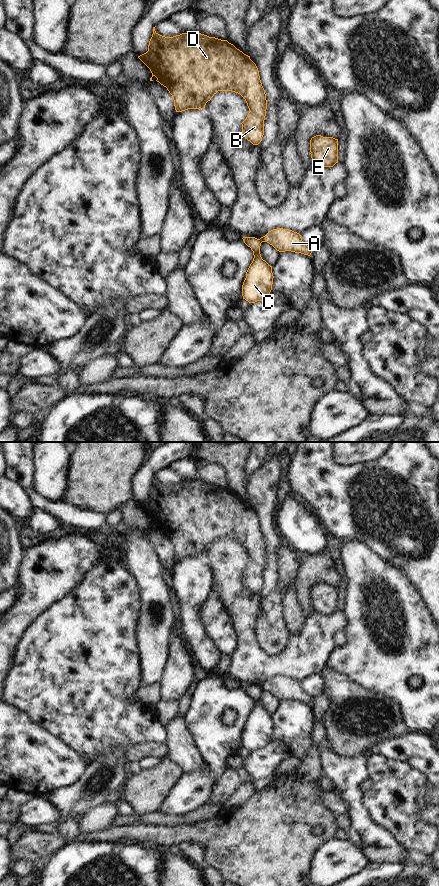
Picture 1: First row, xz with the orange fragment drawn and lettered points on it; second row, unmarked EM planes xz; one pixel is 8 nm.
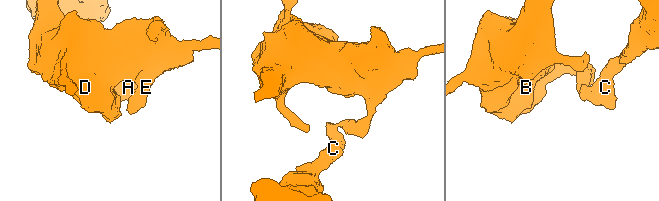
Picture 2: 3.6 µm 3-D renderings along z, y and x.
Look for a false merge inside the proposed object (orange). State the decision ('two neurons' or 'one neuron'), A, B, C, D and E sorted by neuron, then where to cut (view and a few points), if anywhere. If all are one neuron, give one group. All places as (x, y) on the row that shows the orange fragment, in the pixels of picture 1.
two neurons; groups A B D E / C; cut xz (259, 239), (262, 241)

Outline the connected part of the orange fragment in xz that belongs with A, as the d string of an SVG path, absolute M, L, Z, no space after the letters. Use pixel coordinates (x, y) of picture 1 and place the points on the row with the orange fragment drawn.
M273 229L260 240L269 243L279 252L291 251L308 256L312 253L312 250L302 241L301 235L289 229Z

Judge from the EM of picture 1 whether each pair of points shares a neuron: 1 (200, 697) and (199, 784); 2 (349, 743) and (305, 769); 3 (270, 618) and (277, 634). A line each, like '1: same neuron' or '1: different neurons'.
1: same neuron
2: different neurons
3: same neuron

